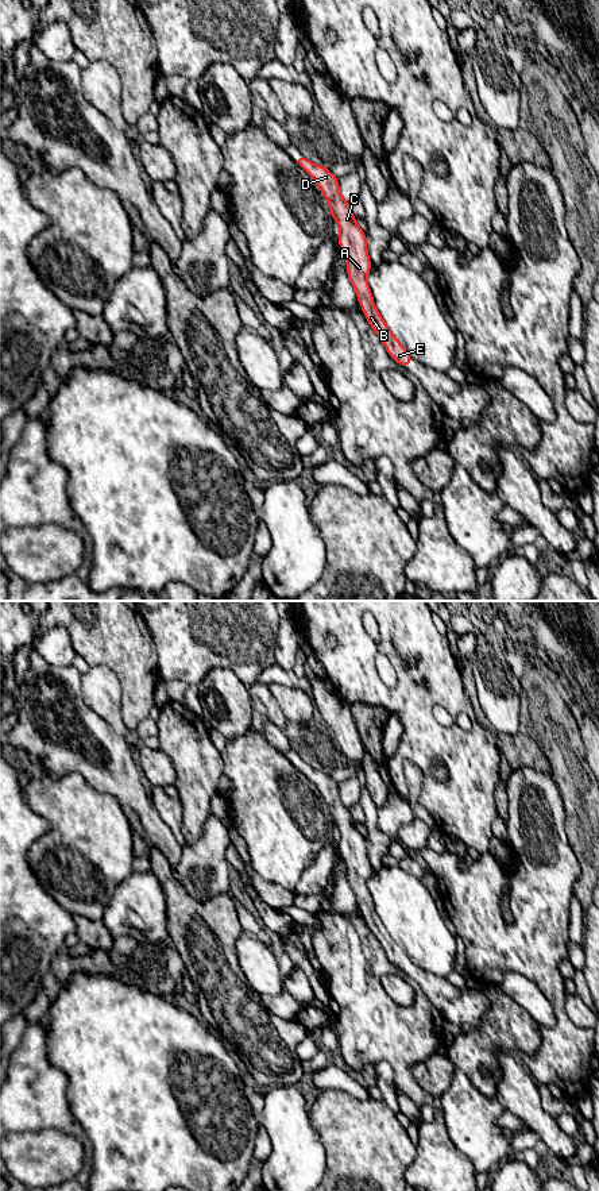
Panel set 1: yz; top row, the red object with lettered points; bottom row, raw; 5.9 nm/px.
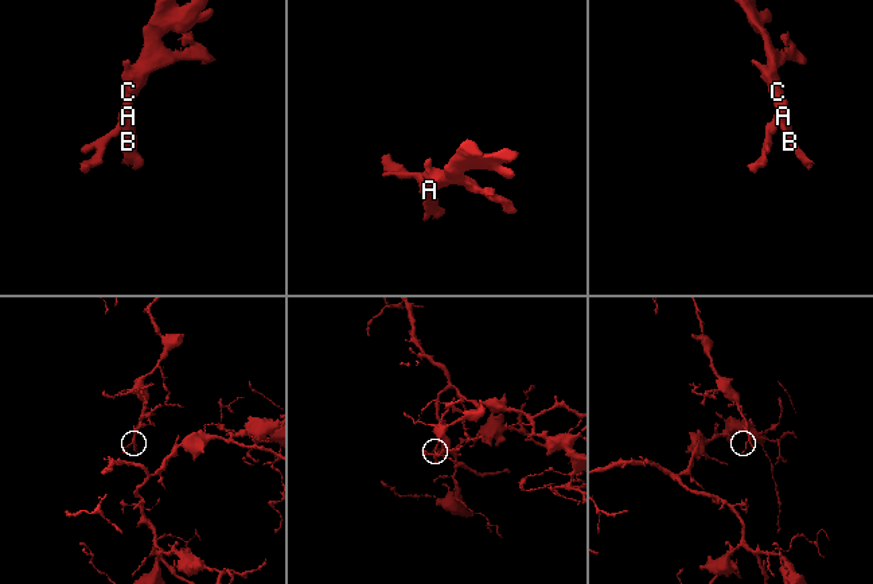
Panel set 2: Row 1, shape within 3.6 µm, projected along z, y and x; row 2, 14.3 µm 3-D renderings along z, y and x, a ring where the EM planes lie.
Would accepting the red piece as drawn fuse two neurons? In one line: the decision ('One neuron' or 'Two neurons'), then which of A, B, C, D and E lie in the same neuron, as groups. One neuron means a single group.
One neuron. Groups: A B C D E

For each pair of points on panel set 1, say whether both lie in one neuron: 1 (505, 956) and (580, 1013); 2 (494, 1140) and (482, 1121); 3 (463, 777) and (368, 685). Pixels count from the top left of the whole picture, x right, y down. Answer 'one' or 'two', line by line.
1: two
2: one
3: one

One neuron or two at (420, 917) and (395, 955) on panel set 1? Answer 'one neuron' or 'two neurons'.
two neurons

